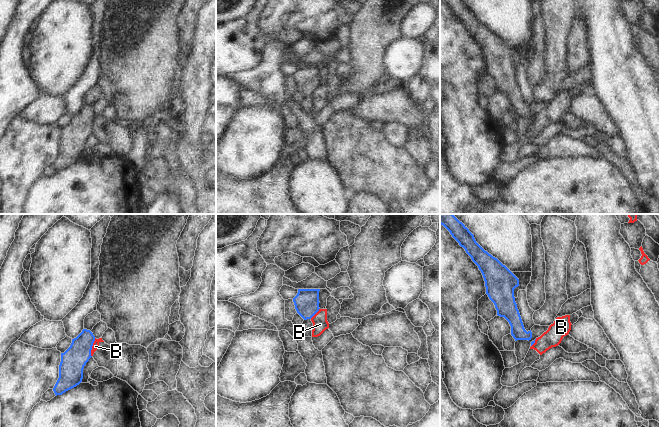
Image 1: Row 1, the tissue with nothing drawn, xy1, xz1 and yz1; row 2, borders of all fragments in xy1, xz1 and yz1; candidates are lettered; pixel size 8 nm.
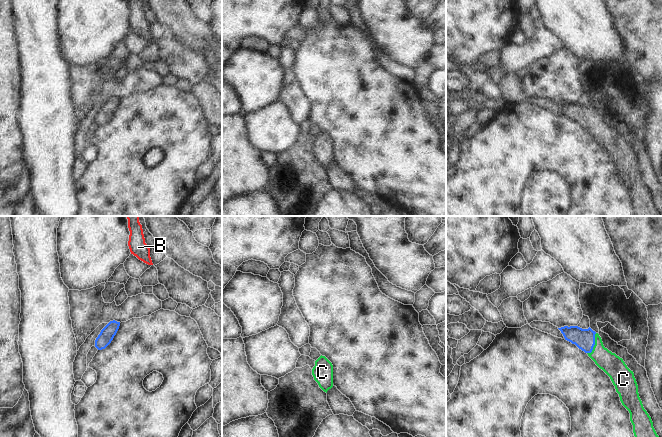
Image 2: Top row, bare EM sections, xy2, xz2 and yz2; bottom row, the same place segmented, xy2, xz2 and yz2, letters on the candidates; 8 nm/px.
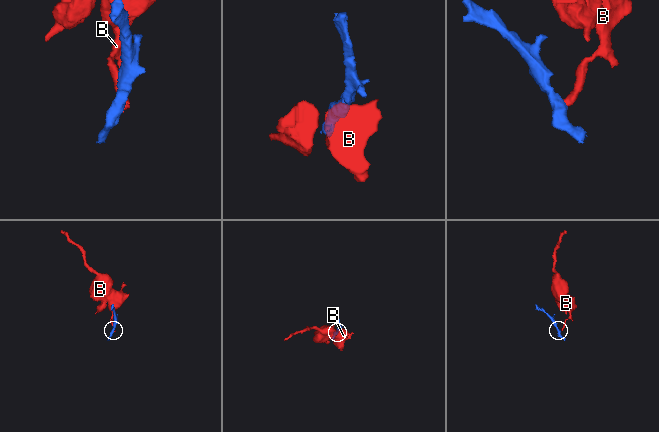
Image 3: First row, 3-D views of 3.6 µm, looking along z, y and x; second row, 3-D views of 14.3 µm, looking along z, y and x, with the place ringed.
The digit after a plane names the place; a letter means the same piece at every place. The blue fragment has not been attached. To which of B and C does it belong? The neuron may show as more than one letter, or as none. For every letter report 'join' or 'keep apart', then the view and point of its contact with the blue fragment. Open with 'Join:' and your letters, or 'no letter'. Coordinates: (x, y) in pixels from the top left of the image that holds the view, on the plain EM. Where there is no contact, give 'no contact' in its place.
Join: C
B: keep apart | xy1 (91, 123)
C: join | yz2 (594, 120)

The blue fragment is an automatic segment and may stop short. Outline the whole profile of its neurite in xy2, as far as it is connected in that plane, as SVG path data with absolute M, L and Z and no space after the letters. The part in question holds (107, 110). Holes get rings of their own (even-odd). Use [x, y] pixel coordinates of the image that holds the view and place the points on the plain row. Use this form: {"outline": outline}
{"outline": "M110 97L100 108L95 116L95 123L98 126L105 125L113 116L120 102L120 98Z"}

